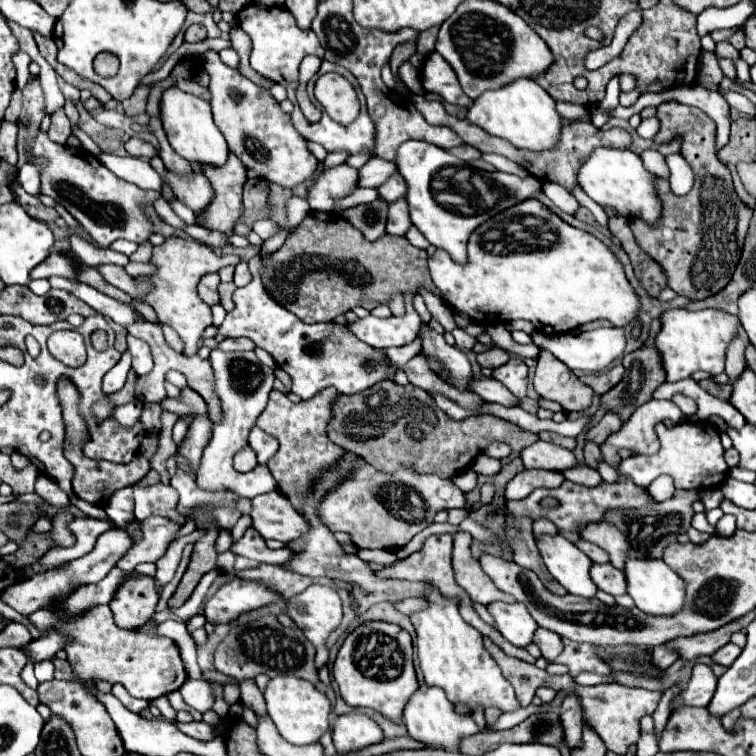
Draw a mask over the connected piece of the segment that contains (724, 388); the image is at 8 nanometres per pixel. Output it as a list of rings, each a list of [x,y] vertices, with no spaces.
[[[701,380],[699,386],[703,386],[703,390],[707,390],[711,396],[717,396],[725,402],[731,398],[731,392],[733,392],[731,384],[715,384],[713,380]]]

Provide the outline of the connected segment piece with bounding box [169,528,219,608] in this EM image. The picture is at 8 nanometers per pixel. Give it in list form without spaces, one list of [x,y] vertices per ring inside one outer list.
[[[209,528],[209,534],[205,538],[201,538],[199,542],[195,542],[193,554],[191,554],[191,562],[181,578],[181,584],[177,586],[175,594],[169,600],[169,606],[181,606],[191,592],[195,590],[197,582],[201,580],[201,576],[209,570],[217,568],[217,552],[215,552],[215,538],[219,534],[219,528]]]

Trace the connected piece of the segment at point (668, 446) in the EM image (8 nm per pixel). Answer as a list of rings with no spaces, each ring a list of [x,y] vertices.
[[[683,422],[677,424],[677,428],[667,428],[665,424],[657,424],[657,436],[661,440],[661,448],[653,456],[641,456],[635,454],[621,462],[619,470],[627,474],[637,486],[649,486],[657,476],[669,474],[675,482],[675,488],[715,488],[719,486],[727,476],[727,464],[723,460],[723,446],[719,432],[709,422]]]

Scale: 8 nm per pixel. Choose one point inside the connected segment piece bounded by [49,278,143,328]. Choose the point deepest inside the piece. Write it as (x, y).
(118, 312)

